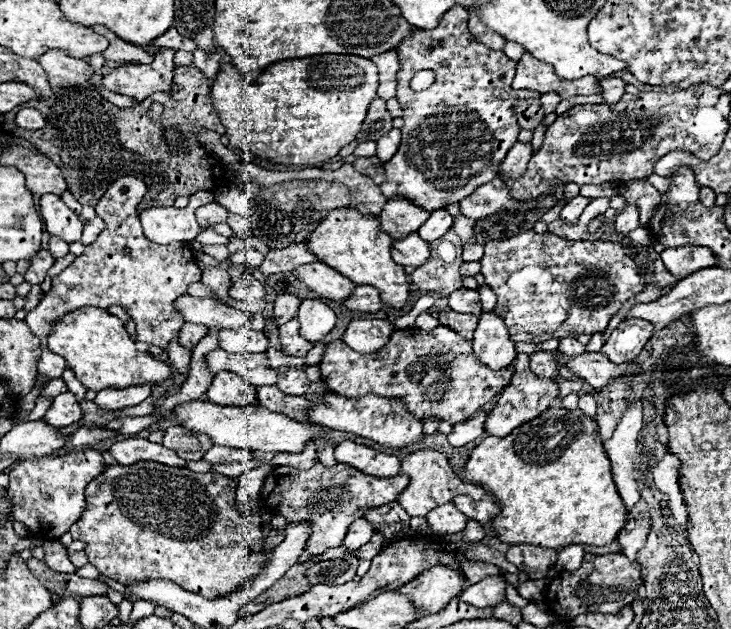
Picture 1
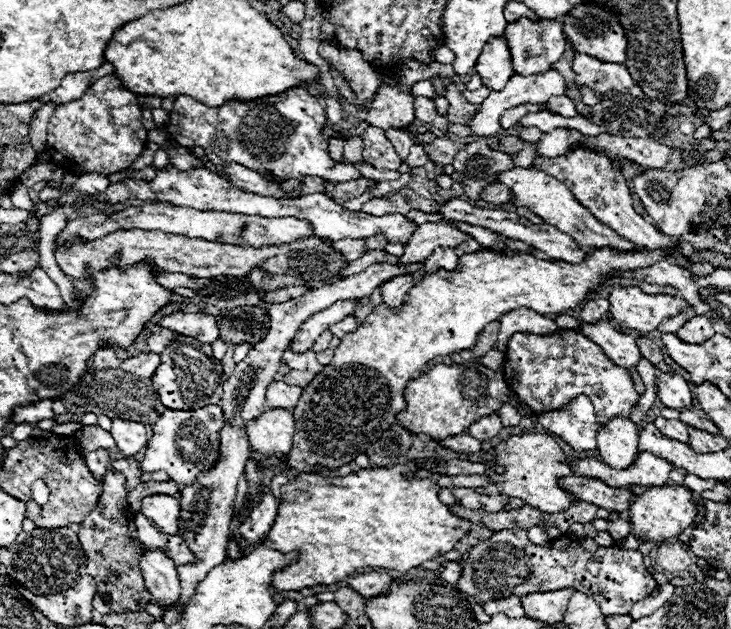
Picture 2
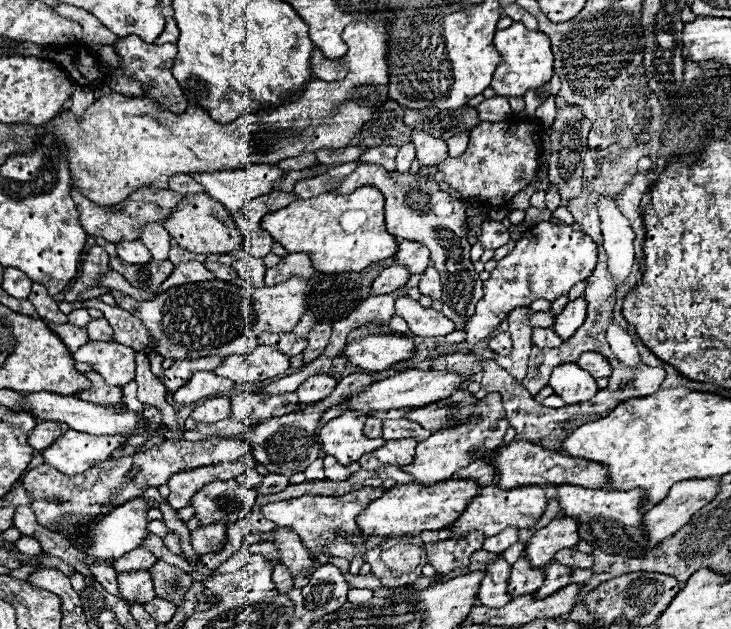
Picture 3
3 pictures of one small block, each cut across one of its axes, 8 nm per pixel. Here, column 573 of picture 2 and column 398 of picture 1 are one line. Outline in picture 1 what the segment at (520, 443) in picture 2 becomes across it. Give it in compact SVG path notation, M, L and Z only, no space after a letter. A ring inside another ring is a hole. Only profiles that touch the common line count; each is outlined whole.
M420 448L420 450L414 450L410 454L406 454L402 458L402 464L400 464L400 472L398 474L404 474L404 476L410 476L410 482L408 482L408 490L404 490L404 494L400 494L398 498L398 504L410 514L410 516L426 516L428 510L440 506L440 504L446 504L446 502L452 502L454 496L458 494L466 494L470 496L472 500L480 500L484 496L484 488L478 486L478 484L468 484L464 480L460 480L450 464L446 462L446 456L442 452L436 452L432 448Z

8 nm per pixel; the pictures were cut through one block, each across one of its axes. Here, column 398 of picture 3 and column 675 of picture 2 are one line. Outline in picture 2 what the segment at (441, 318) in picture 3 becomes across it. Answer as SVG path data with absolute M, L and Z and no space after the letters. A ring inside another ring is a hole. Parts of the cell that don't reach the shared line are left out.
M614 288L610 292L610 314L624 326L638 332L652 332L664 318L672 318L688 308L684 298L666 294L644 294L640 288Z

